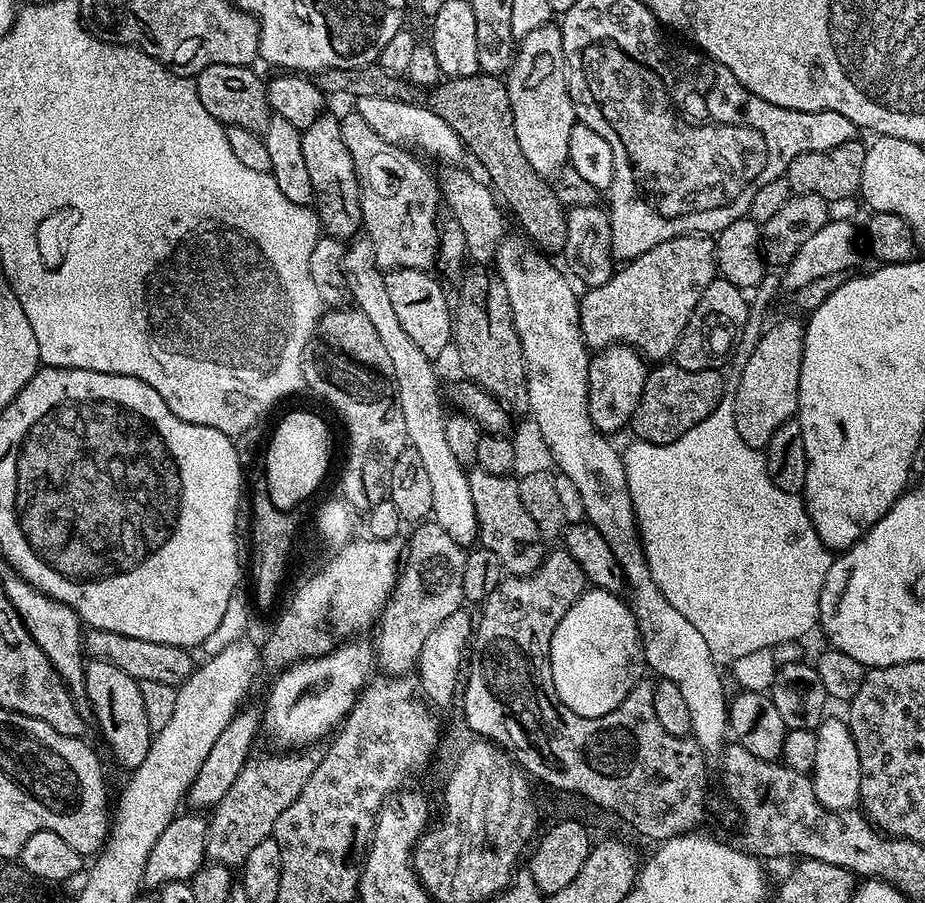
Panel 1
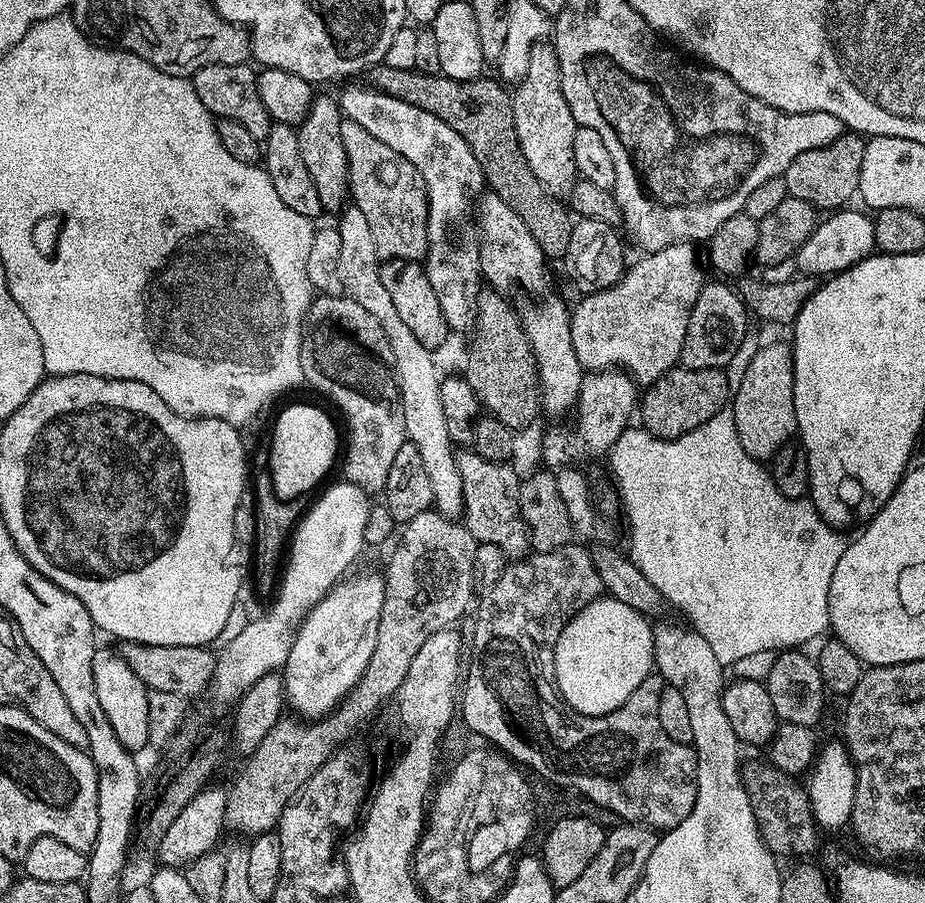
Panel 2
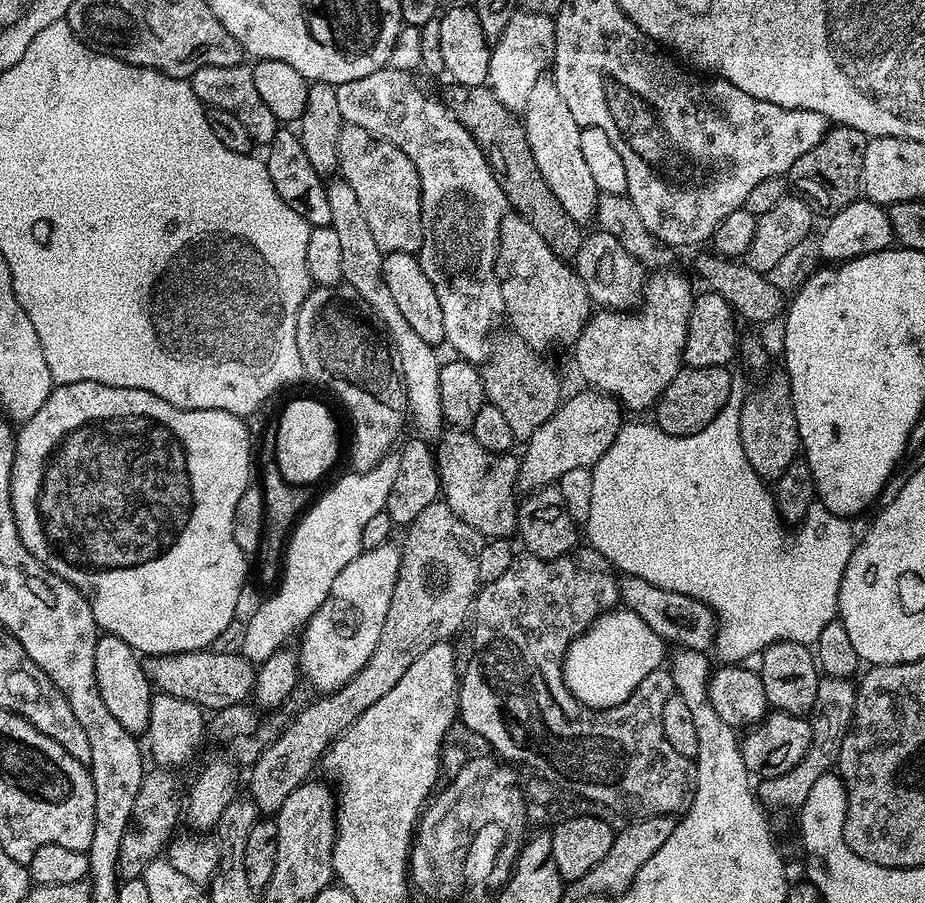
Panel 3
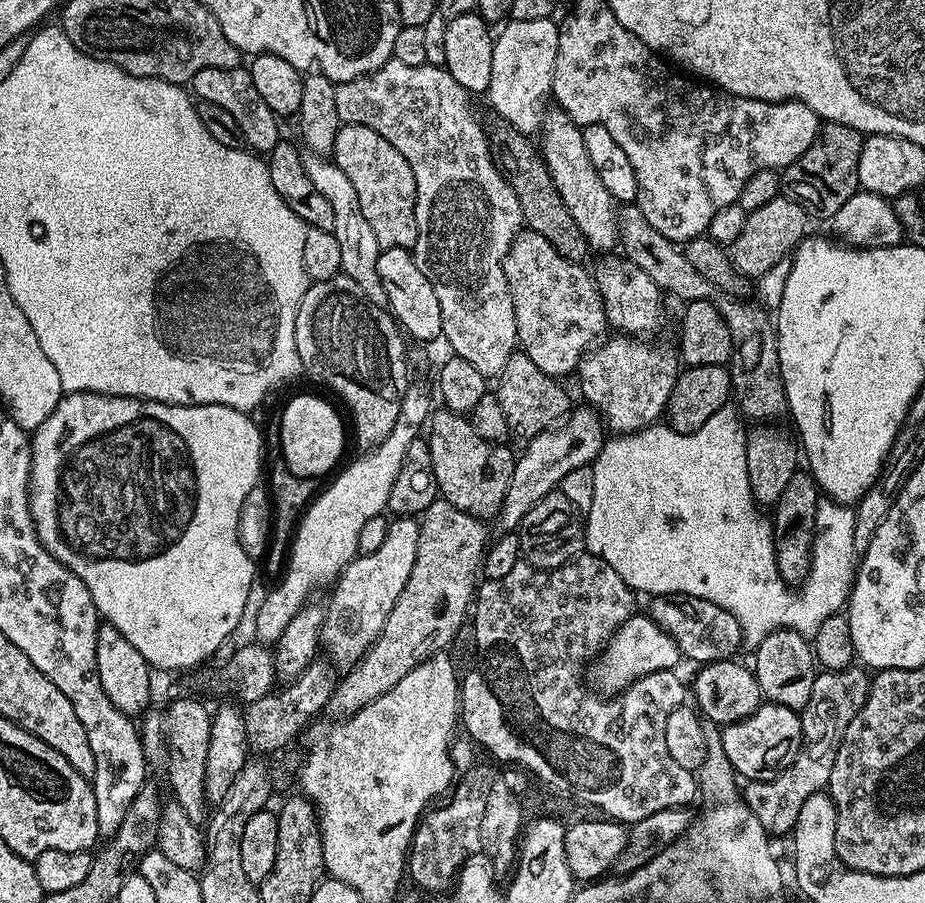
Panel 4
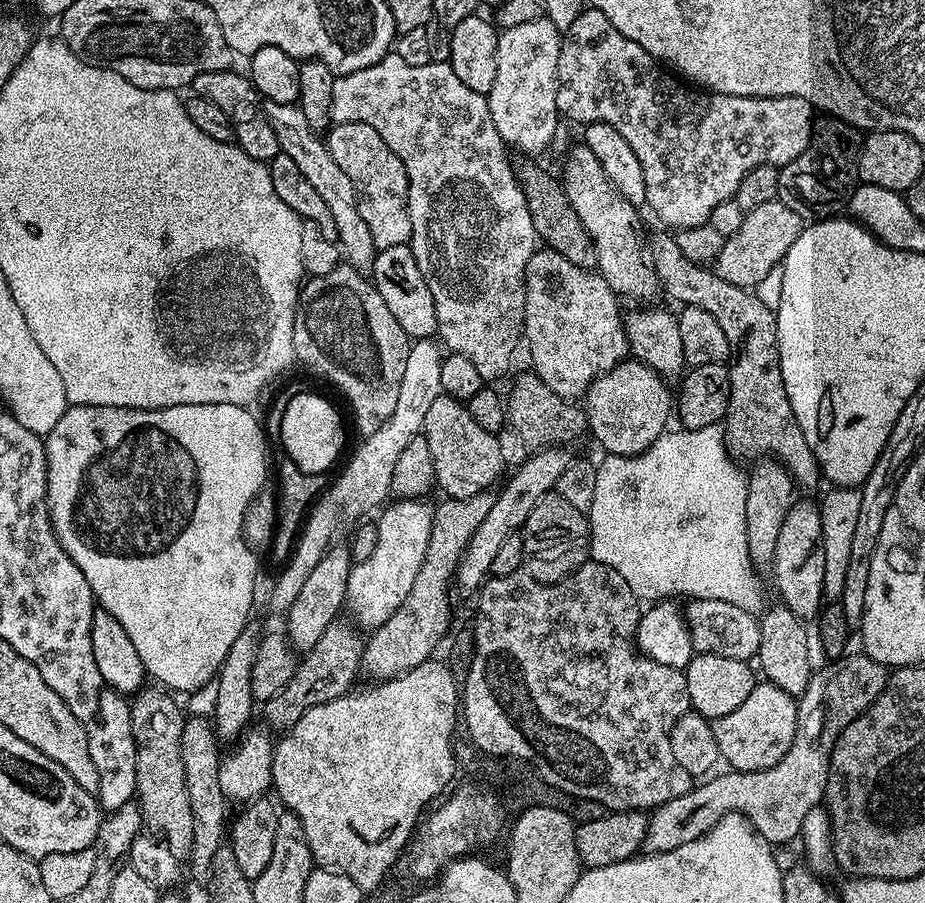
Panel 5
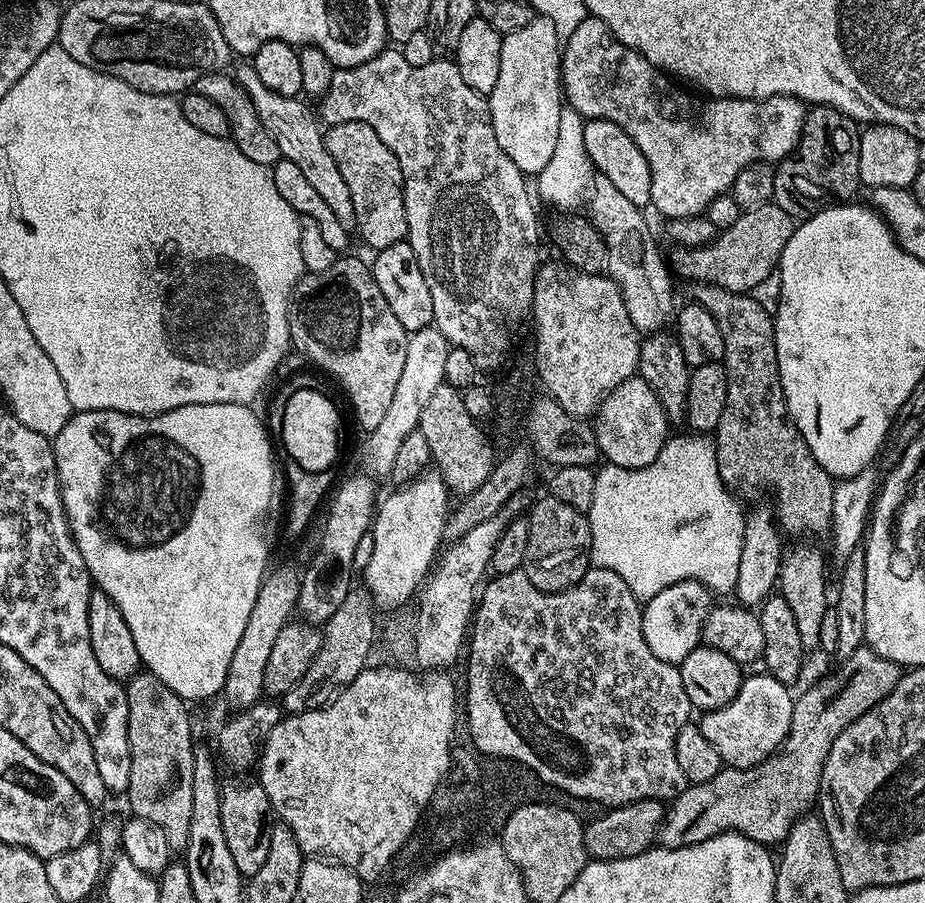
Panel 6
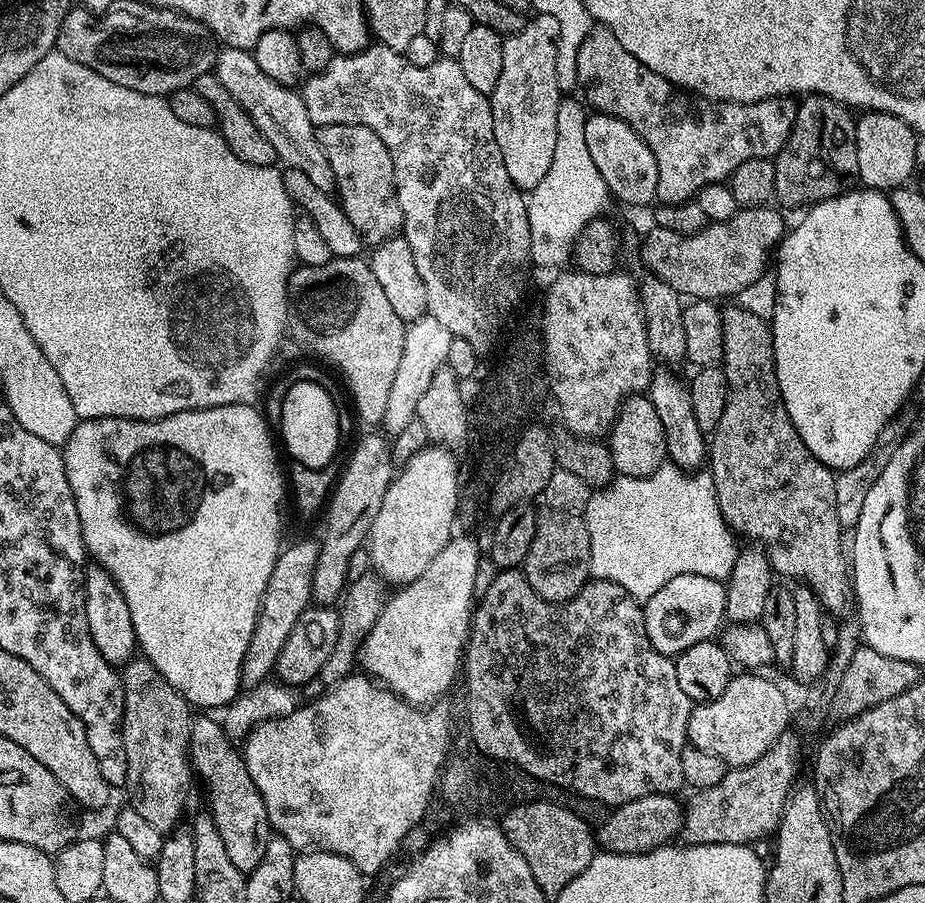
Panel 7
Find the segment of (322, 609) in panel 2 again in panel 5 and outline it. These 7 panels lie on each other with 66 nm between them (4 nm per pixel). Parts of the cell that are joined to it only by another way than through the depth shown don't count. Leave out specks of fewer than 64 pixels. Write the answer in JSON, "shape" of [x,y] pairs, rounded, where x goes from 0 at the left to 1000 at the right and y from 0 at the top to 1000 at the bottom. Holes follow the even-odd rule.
{"shape":[[[430,554],[421,557],[415,565],[411,576],[405,577],[409,605],[404,605],[396,622],[382,625],[376,641],[374,673],[381,677],[379,685],[394,698],[412,695],[417,684],[422,684],[422,680],[426,680],[426,676],[439,667],[439,658],[443,658],[443,649],[448,649],[448,640],[452,631],[456,631],[461,605],[465,605],[469,566],[466,557],[463,559],[458,554]]]}

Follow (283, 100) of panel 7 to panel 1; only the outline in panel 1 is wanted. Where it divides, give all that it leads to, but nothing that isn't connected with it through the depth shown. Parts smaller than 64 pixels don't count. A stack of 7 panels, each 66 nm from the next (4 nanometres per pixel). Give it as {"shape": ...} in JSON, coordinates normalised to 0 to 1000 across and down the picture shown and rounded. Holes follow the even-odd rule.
{"shape":[[[397,264],[382,265],[373,274],[370,299],[379,336],[391,348],[396,348],[400,357],[404,357],[404,365],[408,367],[409,374],[413,374],[413,383],[422,391],[422,405],[426,405],[426,419],[430,427],[430,445],[435,450],[435,463],[439,463],[441,489],[444,496],[452,498],[456,517],[465,528],[465,544],[469,546],[466,575],[478,583],[478,587],[482,587],[482,591],[486,591],[491,600],[509,604],[516,597],[512,550],[508,547],[503,515],[491,507],[485,492],[482,491],[482,455],[476,450],[476,427],[471,423],[468,395],[456,392],[456,388],[452,388],[452,383],[430,358],[422,326],[417,321],[415,301],[404,286],[404,272]]]}

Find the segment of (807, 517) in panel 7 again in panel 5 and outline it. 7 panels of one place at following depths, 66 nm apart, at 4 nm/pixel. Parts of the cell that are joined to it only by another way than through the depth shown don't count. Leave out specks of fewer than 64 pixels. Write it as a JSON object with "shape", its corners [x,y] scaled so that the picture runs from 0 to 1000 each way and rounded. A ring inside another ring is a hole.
{"shape":[[[712,255],[699,262],[698,275],[703,280],[703,291],[707,300],[709,300],[709,307],[714,313],[714,322],[720,329],[723,328],[726,332],[732,332],[732,338],[743,339],[746,341],[758,341],[759,343],[765,344],[772,353],[775,354],[776,361],[781,364],[781,370],[785,370],[785,379],[787,380],[787,392],[789,395],[789,402],[787,403],[787,413],[789,414],[789,445],[787,446],[787,453],[783,460],[781,466],[781,473],[783,475],[783,492],[787,495],[787,504],[795,507],[797,511],[816,512],[823,507],[834,507],[836,509],[843,511],[844,514],[851,518],[852,524],[856,526],[857,533],[862,537],[865,536],[869,540],[878,540],[882,535],[888,535],[889,524],[886,520],[886,513],[880,507],[880,503],[876,498],[876,494],[871,489],[871,481],[867,481],[867,472],[863,472],[863,463],[858,461],[858,454],[854,450],[854,441],[850,436],[850,427],[845,423],[845,410],[843,409],[843,393],[841,392],[841,383],[839,382],[839,348],[834,336],[829,337],[822,328],[816,328],[816,322],[808,319],[799,319],[794,317],[789,312],[785,312],[785,308],[781,308],[773,299],[769,296],[751,292],[746,290],[746,286],[742,286],[742,281],[737,281],[737,277],[733,277],[733,268],[731,267],[730,260],[723,259],[721,256]]]}

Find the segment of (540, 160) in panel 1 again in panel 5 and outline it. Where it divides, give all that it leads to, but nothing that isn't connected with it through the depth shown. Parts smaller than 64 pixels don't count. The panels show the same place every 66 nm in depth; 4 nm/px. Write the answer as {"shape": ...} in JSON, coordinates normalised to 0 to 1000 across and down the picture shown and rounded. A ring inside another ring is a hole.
{"shape":[[[629,157],[624,158],[624,164],[615,171],[614,178],[610,182],[608,203],[616,228],[621,228],[621,237],[625,237],[629,250],[634,250],[634,259],[638,259],[649,306],[655,308],[667,329],[676,333],[708,333],[705,331],[715,327],[714,313],[698,282],[698,257],[692,254],[689,227],[677,224],[677,219],[672,219],[668,210],[664,210],[664,202],[659,202],[659,197],[655,197],[651,189],[651,184],[646,184],[642,166],[638,166]]]}

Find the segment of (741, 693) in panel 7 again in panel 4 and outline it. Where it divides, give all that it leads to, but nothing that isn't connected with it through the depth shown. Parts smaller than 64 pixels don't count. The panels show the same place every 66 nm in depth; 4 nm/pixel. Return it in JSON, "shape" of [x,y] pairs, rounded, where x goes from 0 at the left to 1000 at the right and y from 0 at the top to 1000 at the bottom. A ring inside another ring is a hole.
{"shape":[[[823,777],[810,793],[782,803],[778,816],[797,860],[805,865],[832,863],[859,844],[869,824],[865,788],[838,777]]]}

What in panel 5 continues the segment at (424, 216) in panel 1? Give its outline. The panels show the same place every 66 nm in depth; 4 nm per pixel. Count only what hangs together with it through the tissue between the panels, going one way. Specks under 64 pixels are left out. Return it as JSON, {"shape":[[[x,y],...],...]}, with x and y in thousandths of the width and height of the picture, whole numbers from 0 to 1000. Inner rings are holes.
{"shape":[[[396,135],[359,137],[352,146],[352,158],[361,179],[365,179],[374,197],[383,202],[387,233],[400,254],[404,272],[410,277],[441,270],[445,264],[441,236],[441,198],[439,184],[430,171],[426,171],[426,166],[413,157],[409,144],[404,144],[404,140],[396,140]]]}

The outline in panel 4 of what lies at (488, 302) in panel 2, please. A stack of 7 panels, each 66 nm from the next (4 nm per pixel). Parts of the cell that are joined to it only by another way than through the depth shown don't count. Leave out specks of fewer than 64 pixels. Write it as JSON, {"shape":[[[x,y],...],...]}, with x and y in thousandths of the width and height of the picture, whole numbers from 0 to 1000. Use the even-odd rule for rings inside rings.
{"shape":[[[565,388],[555,390],[534,425],[534,437],[538,445],[543,445],[550,475],[557,482],[559,478],[565,485],[574,485],[591,474],[604,471],[616,455],[614,434],[605,425],[609,424],[602,417],[586,414],[586,410],[573,401]]]}

